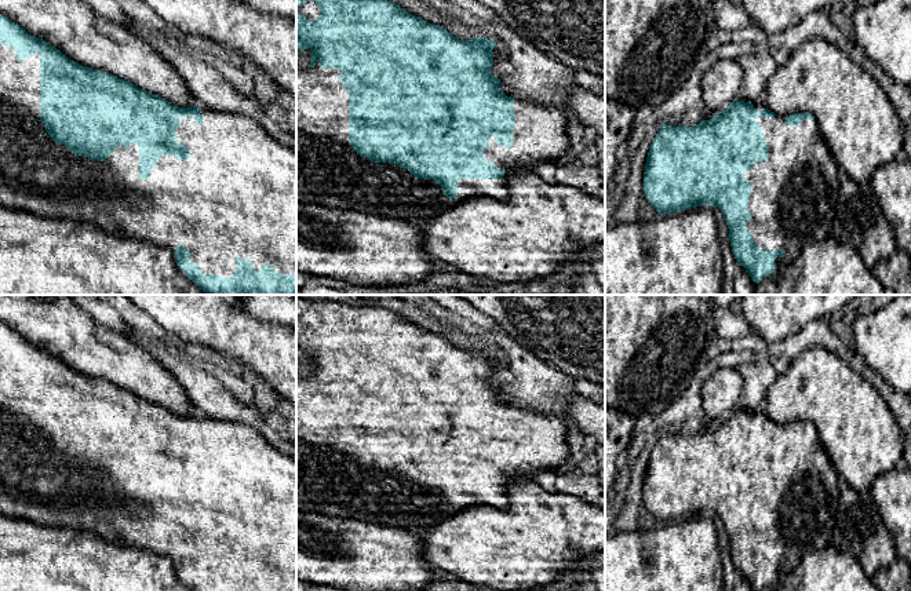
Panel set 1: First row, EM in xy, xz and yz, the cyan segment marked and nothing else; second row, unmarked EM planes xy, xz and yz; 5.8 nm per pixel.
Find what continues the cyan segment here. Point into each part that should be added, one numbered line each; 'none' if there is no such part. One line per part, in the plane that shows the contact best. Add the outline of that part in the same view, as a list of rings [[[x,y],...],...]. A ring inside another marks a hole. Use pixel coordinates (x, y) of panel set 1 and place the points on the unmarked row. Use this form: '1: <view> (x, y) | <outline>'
1: xy (236, 504) | [[[0,354],[0,511],[34,523],[88,529],[105,540],[153,551],[168,557],[172,562],[182,552],[192,562],[190,569],[197,572],[204,583],[219,583],[223,587],[230,587],[236,580],[237,565],[251,569],[258,581],[262,573],[269,573],[284,584],[296,583],[296,460],[277,450],[252,426],[204,416],[200,416],[200,422],[204,426],[200,434],[196,433],[193,426],[182,426],[176,437],[176,450],[182,450],[189,456],[190,467],[178,470],[174,464],[160,464],[157,473],[152,477],[150,485],[141,489],[138,453],[130,453],[127,457],[117,455],[105,470],[91,470],[87,464],[74,464],[65,453],[58,453],[45,441],[45,434],[40,430],[40,361],[36,360],[33,365],[26,365],[19,371],[18,362],[11,354]]]

